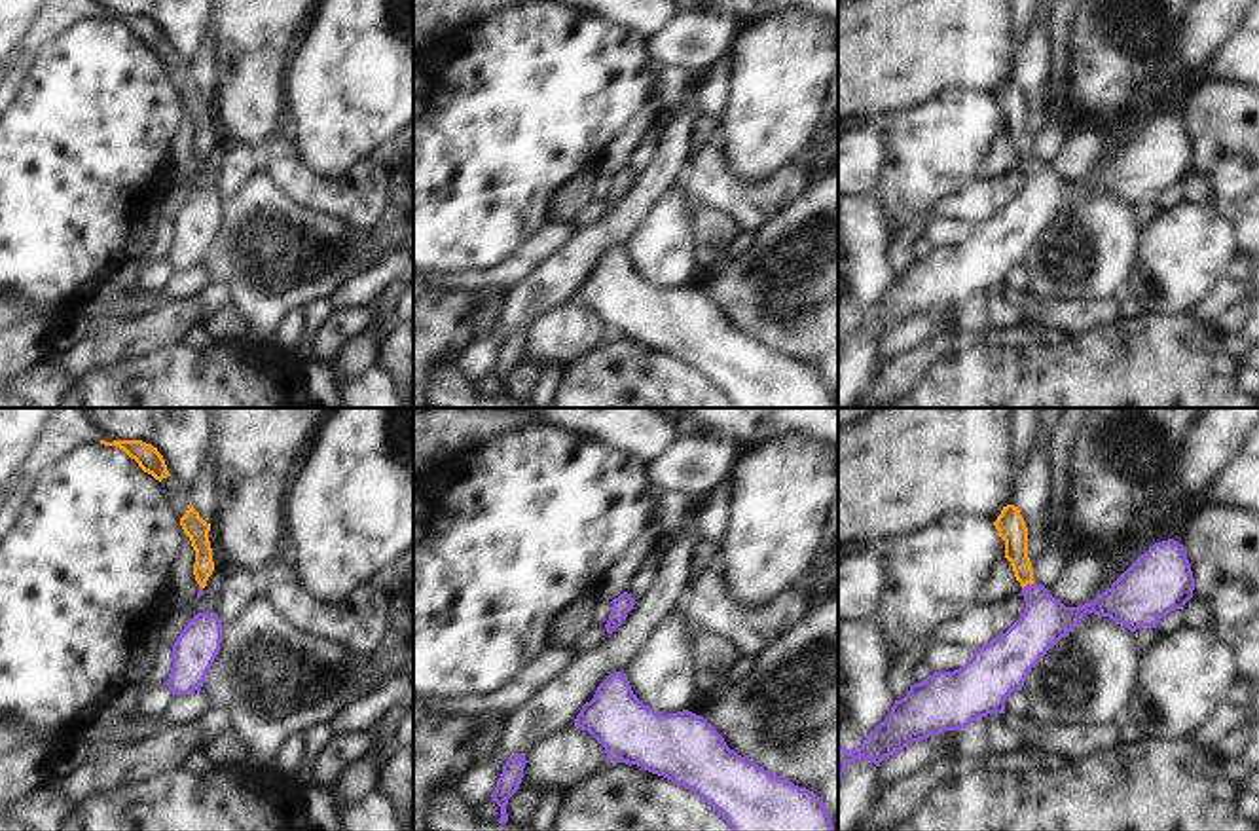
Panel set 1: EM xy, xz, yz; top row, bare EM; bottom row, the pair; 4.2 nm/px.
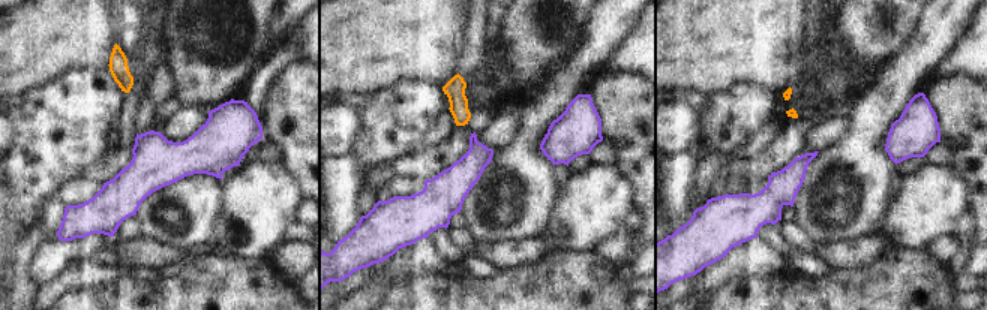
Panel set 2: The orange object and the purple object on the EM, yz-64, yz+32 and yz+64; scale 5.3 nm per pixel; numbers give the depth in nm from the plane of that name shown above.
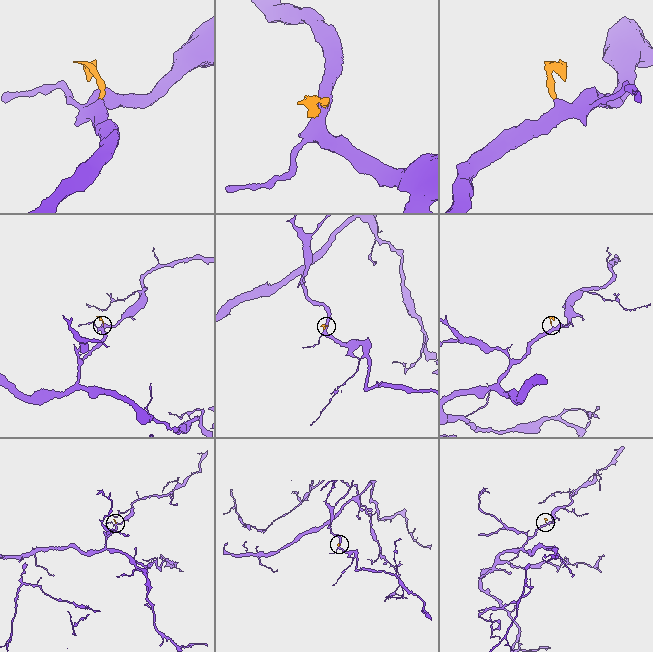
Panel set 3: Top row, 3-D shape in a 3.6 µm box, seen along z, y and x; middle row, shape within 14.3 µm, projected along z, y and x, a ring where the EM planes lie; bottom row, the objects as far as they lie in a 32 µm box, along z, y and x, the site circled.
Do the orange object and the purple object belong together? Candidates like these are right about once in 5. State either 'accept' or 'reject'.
accept

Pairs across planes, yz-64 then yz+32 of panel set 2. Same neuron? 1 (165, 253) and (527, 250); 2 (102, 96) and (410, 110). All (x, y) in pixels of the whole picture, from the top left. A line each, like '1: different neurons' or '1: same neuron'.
1: same neuron
2: same neuron

